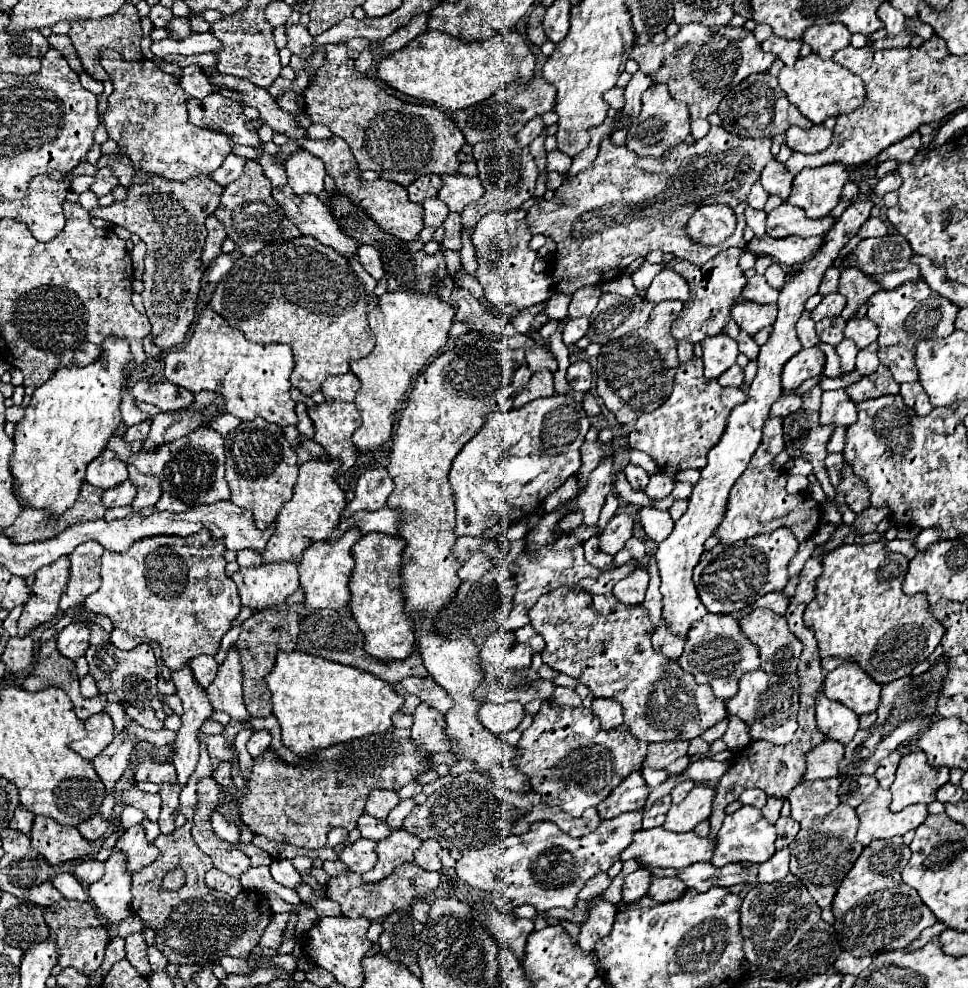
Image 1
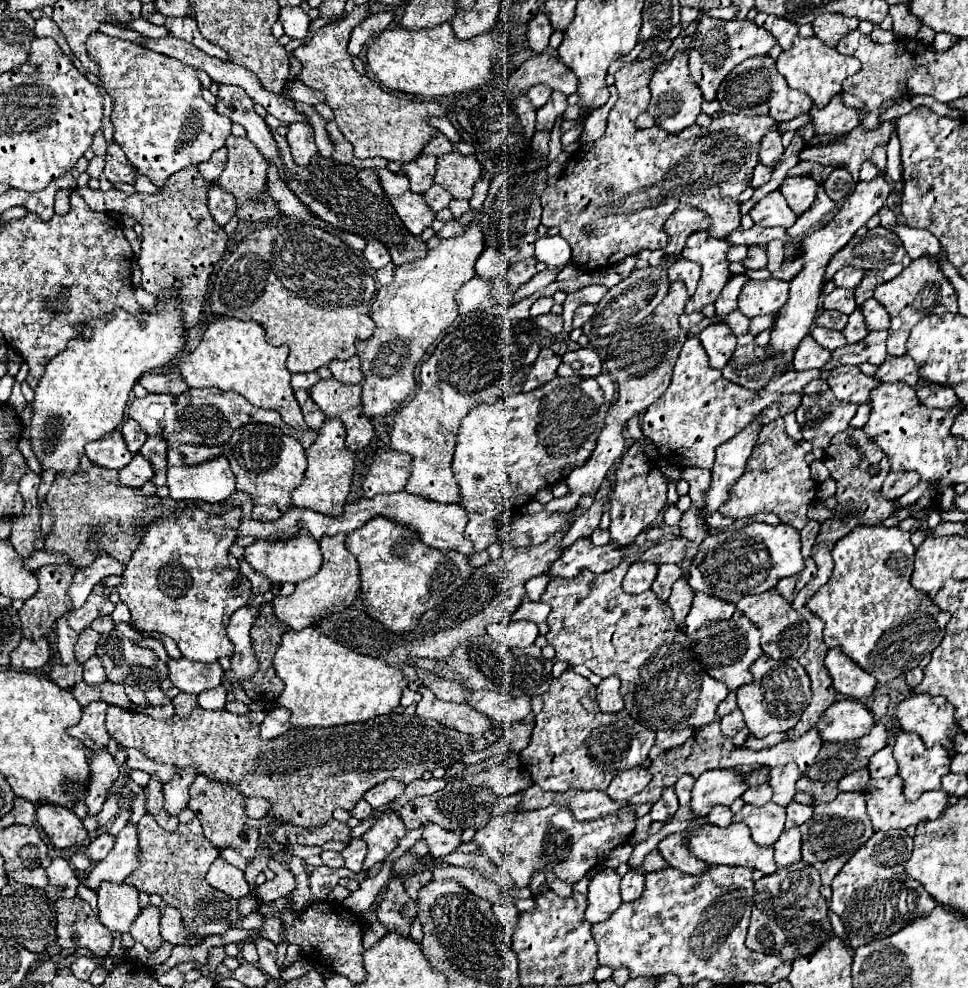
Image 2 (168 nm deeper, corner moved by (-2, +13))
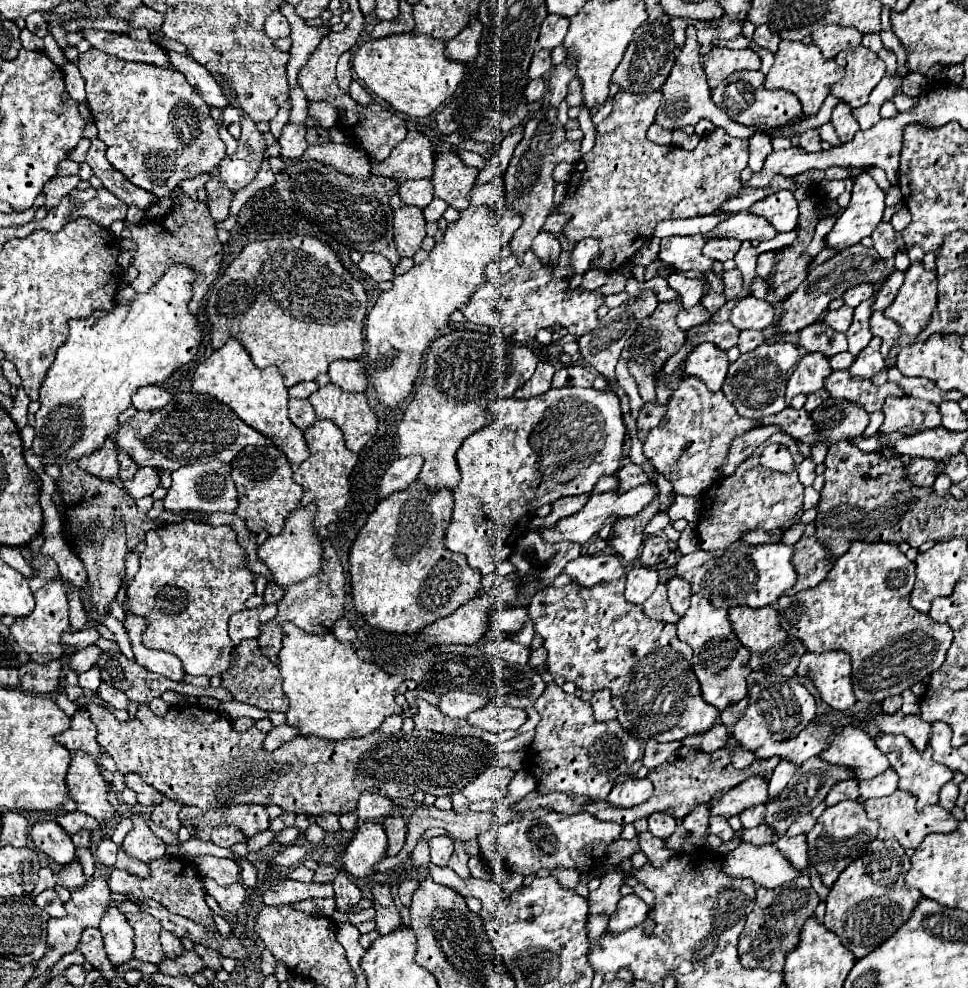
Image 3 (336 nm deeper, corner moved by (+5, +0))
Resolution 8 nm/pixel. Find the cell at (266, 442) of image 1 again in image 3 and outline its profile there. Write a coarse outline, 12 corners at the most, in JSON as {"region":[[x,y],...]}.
{"region":[[276,447],[232,461],[236,515],[278,535],[302,487]]}

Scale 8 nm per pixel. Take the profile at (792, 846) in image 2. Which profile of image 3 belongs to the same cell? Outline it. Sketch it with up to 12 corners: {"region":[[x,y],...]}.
{"region":[[806,835],[780,837],[774,843],[788,861],[804,871]]}

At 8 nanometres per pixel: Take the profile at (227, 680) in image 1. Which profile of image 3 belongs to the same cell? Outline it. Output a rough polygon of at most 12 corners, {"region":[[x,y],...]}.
{"region":[[276,605],[242,609],[230,617],[230,639],[258,637]]}

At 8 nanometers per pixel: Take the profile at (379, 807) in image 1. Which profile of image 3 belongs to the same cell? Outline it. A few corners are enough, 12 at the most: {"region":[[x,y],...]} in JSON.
{"region":[[376,793],[358,799],[358,821],[388,817],[392,801]]}

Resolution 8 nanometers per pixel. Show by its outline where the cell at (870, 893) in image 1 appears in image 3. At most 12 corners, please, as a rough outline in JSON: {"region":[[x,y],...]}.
{"region":[[898,841],[836,879],[824,927],[860,959],[912,915]]}

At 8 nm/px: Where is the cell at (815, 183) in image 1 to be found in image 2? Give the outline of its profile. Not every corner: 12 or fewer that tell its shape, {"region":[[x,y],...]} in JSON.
{"region":[[787,178],[779,190],[799,216],[813,204],[821,182]]}

